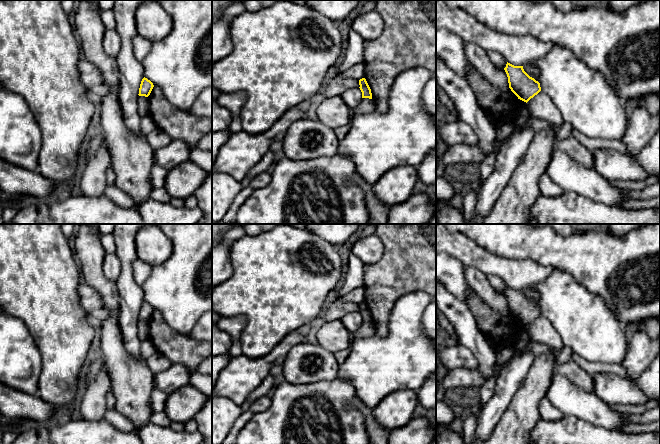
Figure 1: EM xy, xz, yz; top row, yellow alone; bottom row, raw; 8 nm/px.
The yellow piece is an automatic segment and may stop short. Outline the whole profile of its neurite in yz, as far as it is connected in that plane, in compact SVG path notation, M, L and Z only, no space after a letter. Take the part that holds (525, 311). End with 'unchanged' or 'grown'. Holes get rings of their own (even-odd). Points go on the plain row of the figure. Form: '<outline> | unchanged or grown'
M507 286L504 292L509 312L518 323L528 326L541 315L540 307L530 301L523 293L523 290L514 290Z | unchanged

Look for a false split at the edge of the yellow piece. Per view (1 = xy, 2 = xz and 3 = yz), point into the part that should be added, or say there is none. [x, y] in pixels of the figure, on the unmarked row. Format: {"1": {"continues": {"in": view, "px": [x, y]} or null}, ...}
{"1": {"continues": null}, "2": {"continues": null}, "3": {"continues": null}}

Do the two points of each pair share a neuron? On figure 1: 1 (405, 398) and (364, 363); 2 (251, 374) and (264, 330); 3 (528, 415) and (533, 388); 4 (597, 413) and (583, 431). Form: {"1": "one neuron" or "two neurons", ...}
{"1": "two neurons", "2": "two neurons", "3": "one neuron", "4": "two neurons"}

